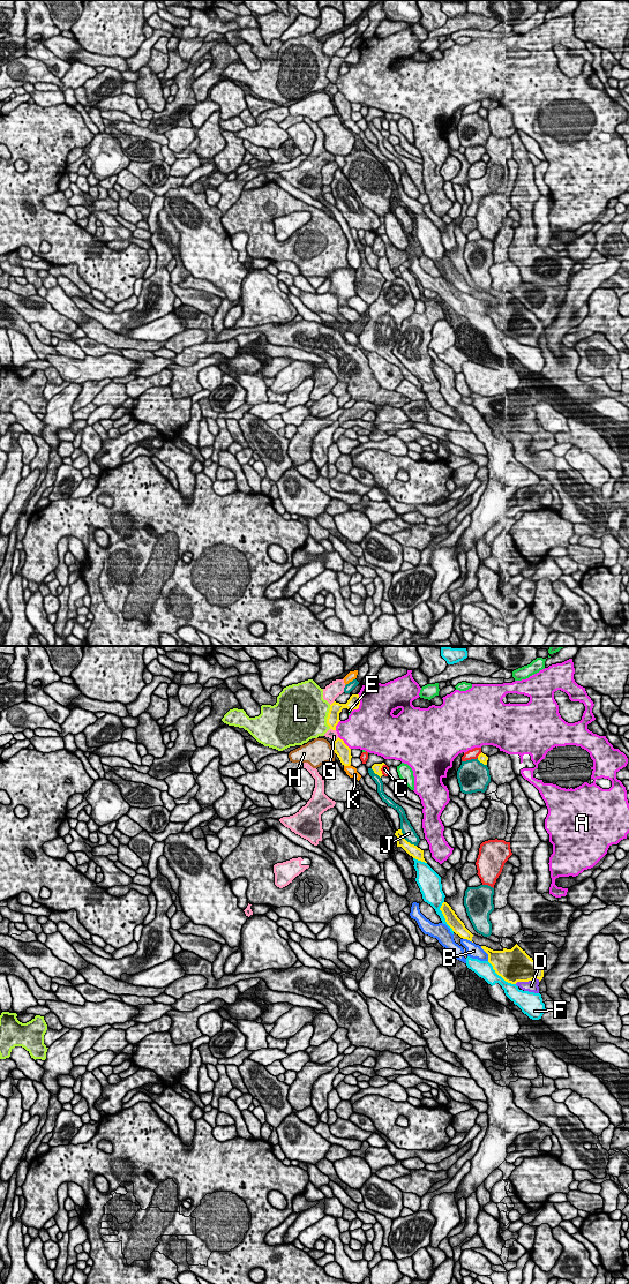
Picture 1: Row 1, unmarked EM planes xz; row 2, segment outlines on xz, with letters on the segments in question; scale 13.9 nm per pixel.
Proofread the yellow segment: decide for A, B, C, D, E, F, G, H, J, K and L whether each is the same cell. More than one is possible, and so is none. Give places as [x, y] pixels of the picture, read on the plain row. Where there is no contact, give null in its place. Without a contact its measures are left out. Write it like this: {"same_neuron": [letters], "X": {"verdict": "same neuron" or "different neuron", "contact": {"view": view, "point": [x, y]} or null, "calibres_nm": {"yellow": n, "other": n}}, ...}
{"same_neuron": ["D"], "A": {"verdict": "different neuron", "contact": {"view": "xz", "point": [359, 58]}, "calibres_nm": {"yellow": 170, "other": 480}}, "B": {"verdict": "different neuron", "contact": {"view": "xz", "point": [486, 306]}, "calibres_nm": {"yellow": 280, "other": 190}}, "C": {"verdict": "different neuron", "contact": {"view": "xz", "point": [479, 109]}, "calibres_nm": {"yellow": 130, "other": 140}}, "D": {"verdict": "same neuron", "contact": {"view": "xz", "point": [526, 335]}, "calibres_nm": {"yellow": 440, "other": 160}}, "E": {"verdict": "different neuron", "contact": {"view": "xz", "point": [350, 62]}, "calibres_nm": {"yellow": 170, "other": 60}}, "F": {"verdict": "different neuron", "contact": {"view": "xz", "point": [500, 329]}, "calibres_nm": {"yellow": 460, "other": 240}}, "G": {"verdict": "different neuron", "contact": {"view": "xz", "point": [332, 83]}, "calibres_nm": {"yellow": 170, "other": 130}}, "H": {"verdict": "different neuron", "contact": {"view": "xz", "point": [334, 104]}, "calibres_nm": {"yellow": 200, "other": 360}}, "J": {"verdict": "different neuron", "contact": {"view": "xz", "point": [404, 193]}, "calibres_nm": {"yellow": 160, "other": 180}}, "K": {"verdict": "different neuron", "contact": {"view": "xz", "point": [346, 119]}, "calibres_nm": {"yellow": 200, "other": 140}}, "L": {"verdict": "different neuron", "contact": {"view": "xz", "point": [328, 70]}, "calibres_nm": {"yellow": 170, "other": 480}}}

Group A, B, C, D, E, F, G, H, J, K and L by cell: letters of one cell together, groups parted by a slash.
A / B / C / D / E / F / G / H / J / K / L

